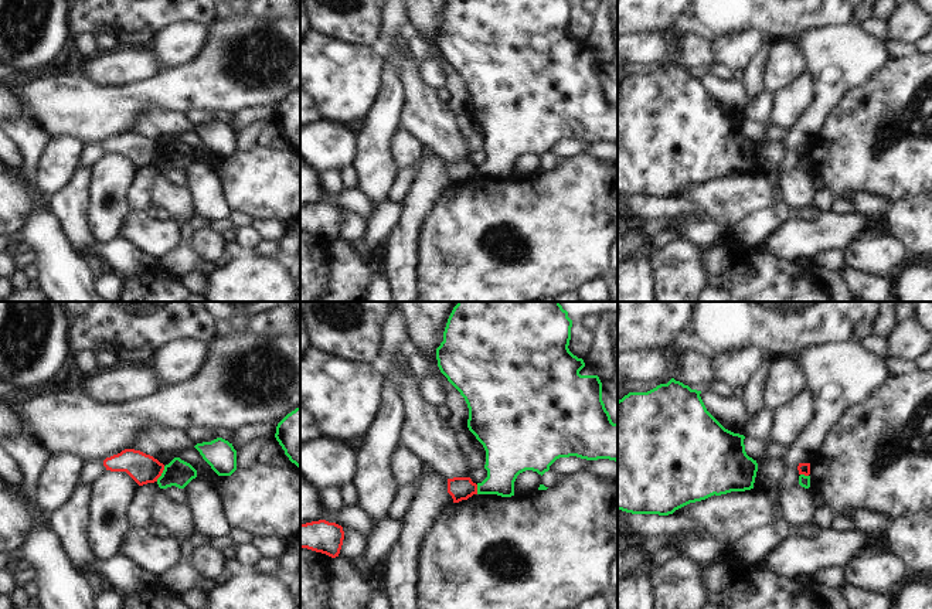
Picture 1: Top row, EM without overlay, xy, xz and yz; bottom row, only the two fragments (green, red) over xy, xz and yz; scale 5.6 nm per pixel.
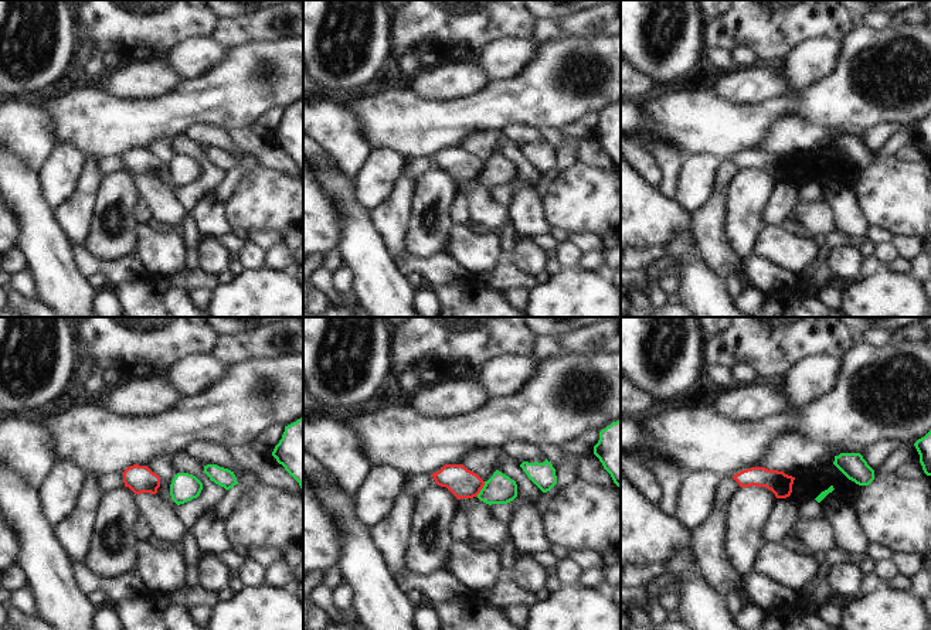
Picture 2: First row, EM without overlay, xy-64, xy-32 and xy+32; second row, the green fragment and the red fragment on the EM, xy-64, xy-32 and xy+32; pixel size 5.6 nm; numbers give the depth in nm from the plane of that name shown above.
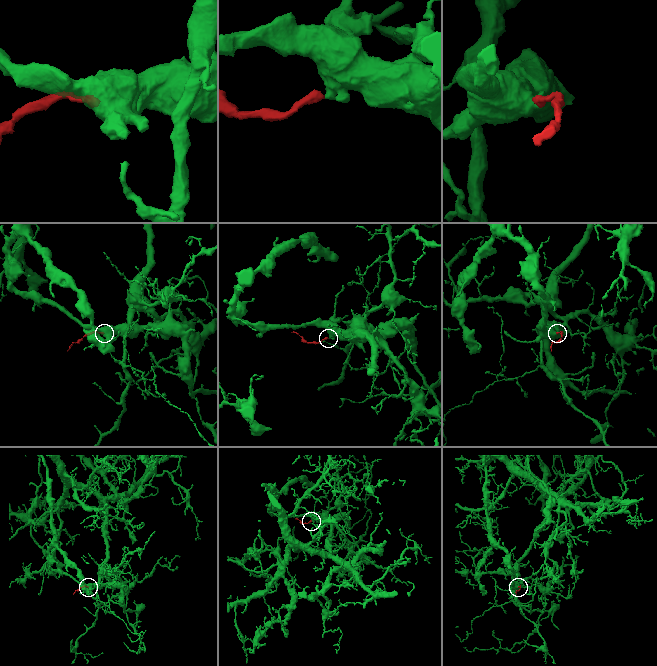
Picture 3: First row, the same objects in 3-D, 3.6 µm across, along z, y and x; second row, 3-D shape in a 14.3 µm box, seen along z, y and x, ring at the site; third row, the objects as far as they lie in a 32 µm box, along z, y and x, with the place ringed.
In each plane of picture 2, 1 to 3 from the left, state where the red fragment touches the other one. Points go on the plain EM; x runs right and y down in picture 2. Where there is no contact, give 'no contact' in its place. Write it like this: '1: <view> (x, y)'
1: no contact
2: xy-32 (482, 172)
3: no contact

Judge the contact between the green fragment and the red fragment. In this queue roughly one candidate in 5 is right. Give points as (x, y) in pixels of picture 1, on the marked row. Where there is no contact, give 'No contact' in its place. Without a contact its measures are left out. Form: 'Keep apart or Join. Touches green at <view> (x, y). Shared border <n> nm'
Keep apart. Touches green at xy (162, 473). Shared border 100 nm

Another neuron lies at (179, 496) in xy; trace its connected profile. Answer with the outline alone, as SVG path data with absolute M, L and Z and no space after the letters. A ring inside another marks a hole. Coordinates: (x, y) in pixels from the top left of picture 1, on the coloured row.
M176 486L164 489L166 494L177 504L183 506L187 504L188 496L184 489L178 489Z

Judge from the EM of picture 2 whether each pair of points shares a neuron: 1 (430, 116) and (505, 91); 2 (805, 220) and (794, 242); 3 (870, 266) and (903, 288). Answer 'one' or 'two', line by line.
1: one
2: two
3: two

